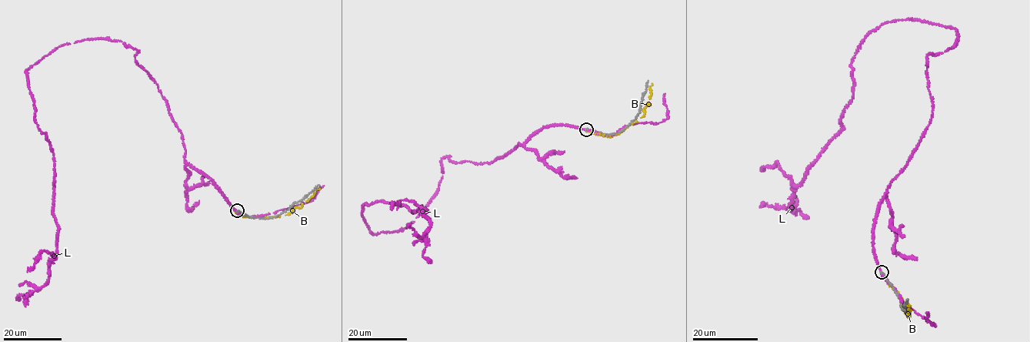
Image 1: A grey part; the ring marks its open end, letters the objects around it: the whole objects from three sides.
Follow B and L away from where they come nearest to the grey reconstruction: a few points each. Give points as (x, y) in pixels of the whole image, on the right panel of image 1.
B: (882, 273), (903, 301), (902, 306), (908, 316), (911, 310), (907, 306), (909, 305)
L: (881, 273), (878, 207), (955, 29), (902, 20), (861, 43), (841, 130), (793, 187), (808, 218)

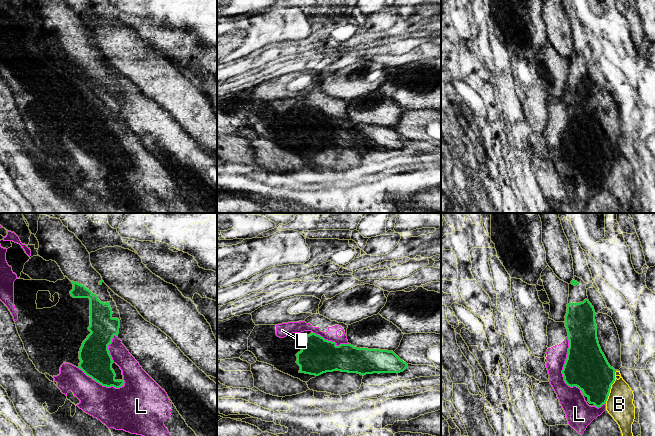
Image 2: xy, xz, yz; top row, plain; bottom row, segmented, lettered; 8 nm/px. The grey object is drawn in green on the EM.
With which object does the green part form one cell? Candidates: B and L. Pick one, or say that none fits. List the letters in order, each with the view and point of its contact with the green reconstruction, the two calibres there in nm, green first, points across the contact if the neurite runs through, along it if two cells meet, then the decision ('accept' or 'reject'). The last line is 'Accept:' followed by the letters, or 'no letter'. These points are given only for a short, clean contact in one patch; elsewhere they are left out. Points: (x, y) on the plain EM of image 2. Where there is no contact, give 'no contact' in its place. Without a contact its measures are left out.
B: yz (610, 163) | 360/220 nm | along yz (616, 147), (614, 158), (611, 161), (605, 178) | reject
L: yz (563, 143) | 360/180 nm | reject
Accept: no letter

